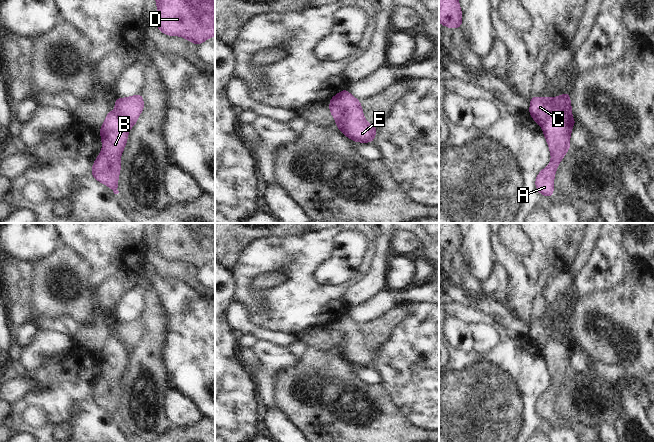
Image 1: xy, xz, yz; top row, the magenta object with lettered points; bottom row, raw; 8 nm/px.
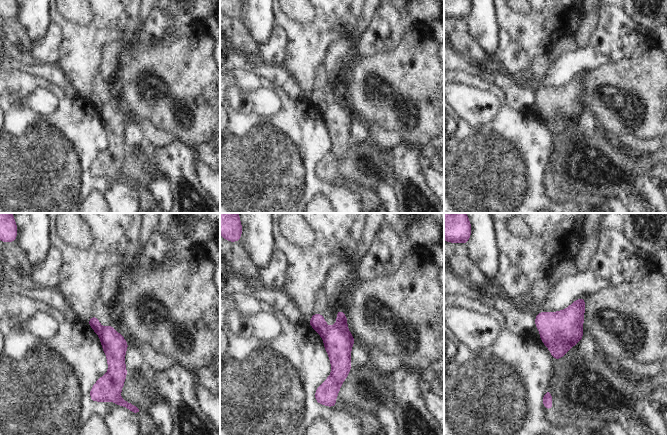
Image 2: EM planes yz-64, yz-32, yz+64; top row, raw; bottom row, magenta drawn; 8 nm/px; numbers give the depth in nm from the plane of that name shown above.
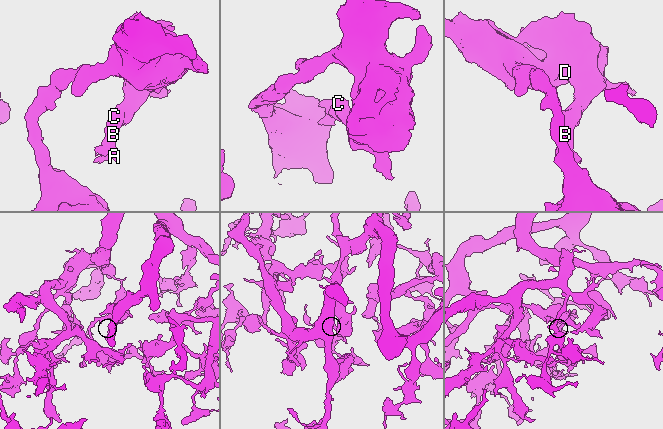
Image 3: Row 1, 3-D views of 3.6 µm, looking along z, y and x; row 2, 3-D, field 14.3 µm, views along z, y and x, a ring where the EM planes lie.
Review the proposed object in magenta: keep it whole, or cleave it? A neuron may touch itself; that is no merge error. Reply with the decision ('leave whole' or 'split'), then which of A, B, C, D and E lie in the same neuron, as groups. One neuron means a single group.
split; A B / C D E

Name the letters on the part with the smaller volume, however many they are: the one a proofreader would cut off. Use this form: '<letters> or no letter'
A, B

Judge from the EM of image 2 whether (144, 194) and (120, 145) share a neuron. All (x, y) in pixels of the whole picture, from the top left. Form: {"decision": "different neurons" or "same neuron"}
{"decision": "same neuron"}

